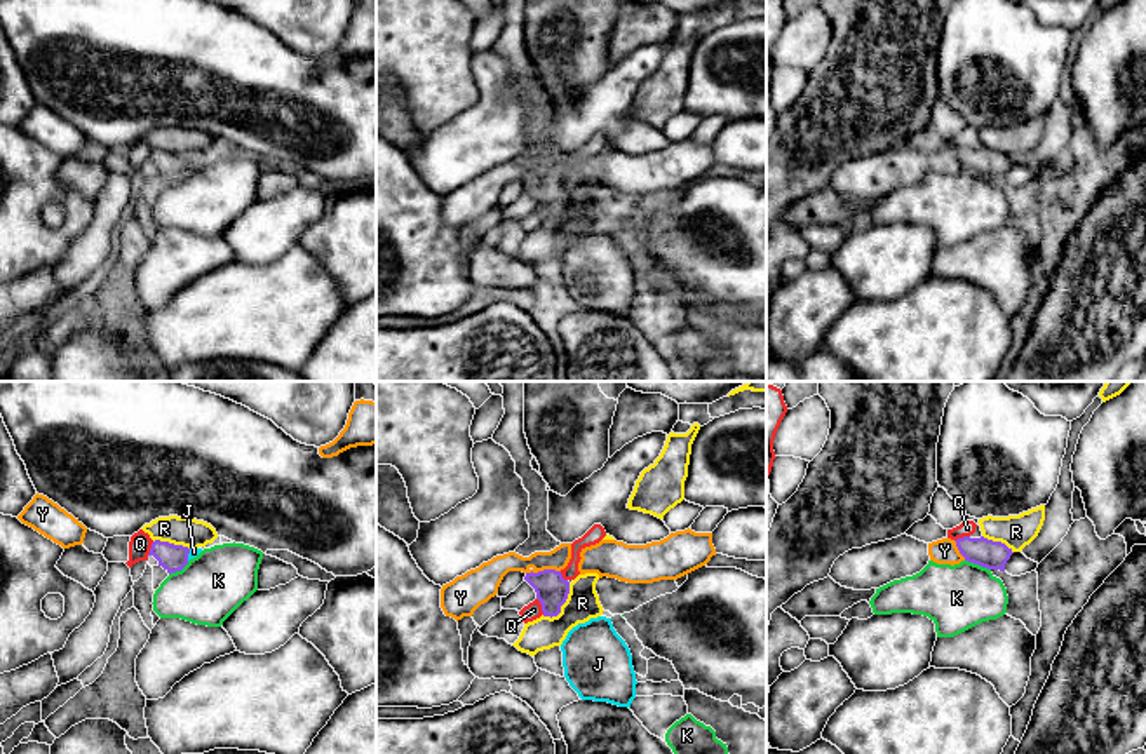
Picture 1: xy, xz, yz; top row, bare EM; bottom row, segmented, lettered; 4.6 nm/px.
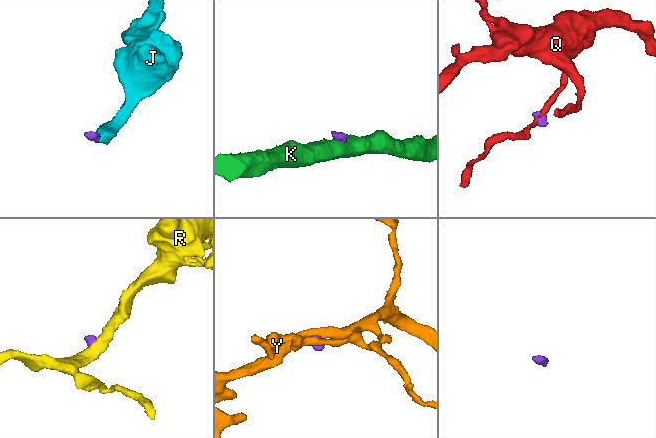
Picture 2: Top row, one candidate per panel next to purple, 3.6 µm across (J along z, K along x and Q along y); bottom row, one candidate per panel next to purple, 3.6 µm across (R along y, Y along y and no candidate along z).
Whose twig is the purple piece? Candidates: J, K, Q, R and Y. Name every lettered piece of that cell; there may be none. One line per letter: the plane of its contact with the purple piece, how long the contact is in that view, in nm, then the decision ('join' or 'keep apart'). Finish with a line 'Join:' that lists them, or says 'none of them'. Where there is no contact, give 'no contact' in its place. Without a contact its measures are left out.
J: xy | 60 nm | join
K: yz | 130 nm | keep apart
Q: xz | 90 nm | keep apart
R: xz | 200 nm | keep apart
Y: xz | 160 nm | keep apart
Join: J

